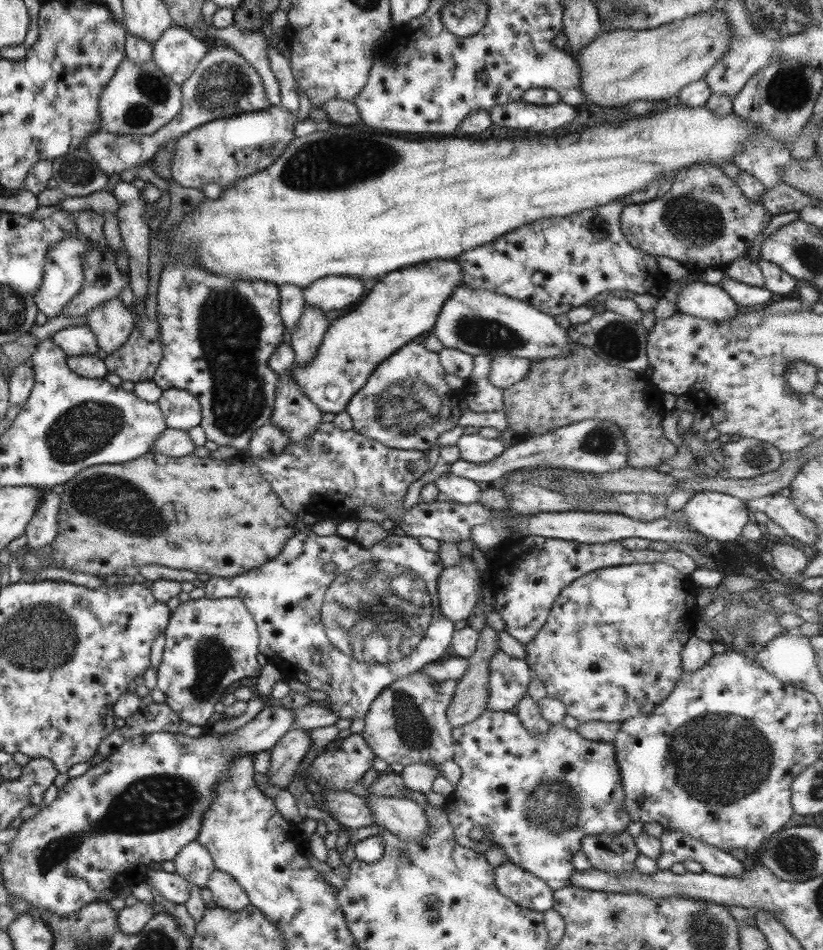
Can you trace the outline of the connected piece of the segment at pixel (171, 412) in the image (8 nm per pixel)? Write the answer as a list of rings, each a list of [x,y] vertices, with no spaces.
[[[174,388],[161,391],[156,403],[167,428],[186,431],[200,423],[200,406],[187,391]]]

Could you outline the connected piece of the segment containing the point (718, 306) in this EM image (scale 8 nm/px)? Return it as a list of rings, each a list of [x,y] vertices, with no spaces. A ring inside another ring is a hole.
[[[697,277],[679,291],[676,308],[679,313],[717,324],[737,316],[740,310],[719,284],[710,285]]]

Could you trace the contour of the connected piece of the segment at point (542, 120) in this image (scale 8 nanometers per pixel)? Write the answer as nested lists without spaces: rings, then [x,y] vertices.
[[[517,100],[508,104],[493,106],[488,111],[491,123],[513,130],[555,130],[568,127],[577,118],[575,107],[561,102],[549,106],[523,103]]]

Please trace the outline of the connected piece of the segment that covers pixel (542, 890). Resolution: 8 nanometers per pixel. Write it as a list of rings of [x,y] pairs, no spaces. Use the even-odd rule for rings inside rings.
[[[505,861],[494,868],[494,887],[521,908],[543,912],[552,908],[552,890],[530,872]]]

